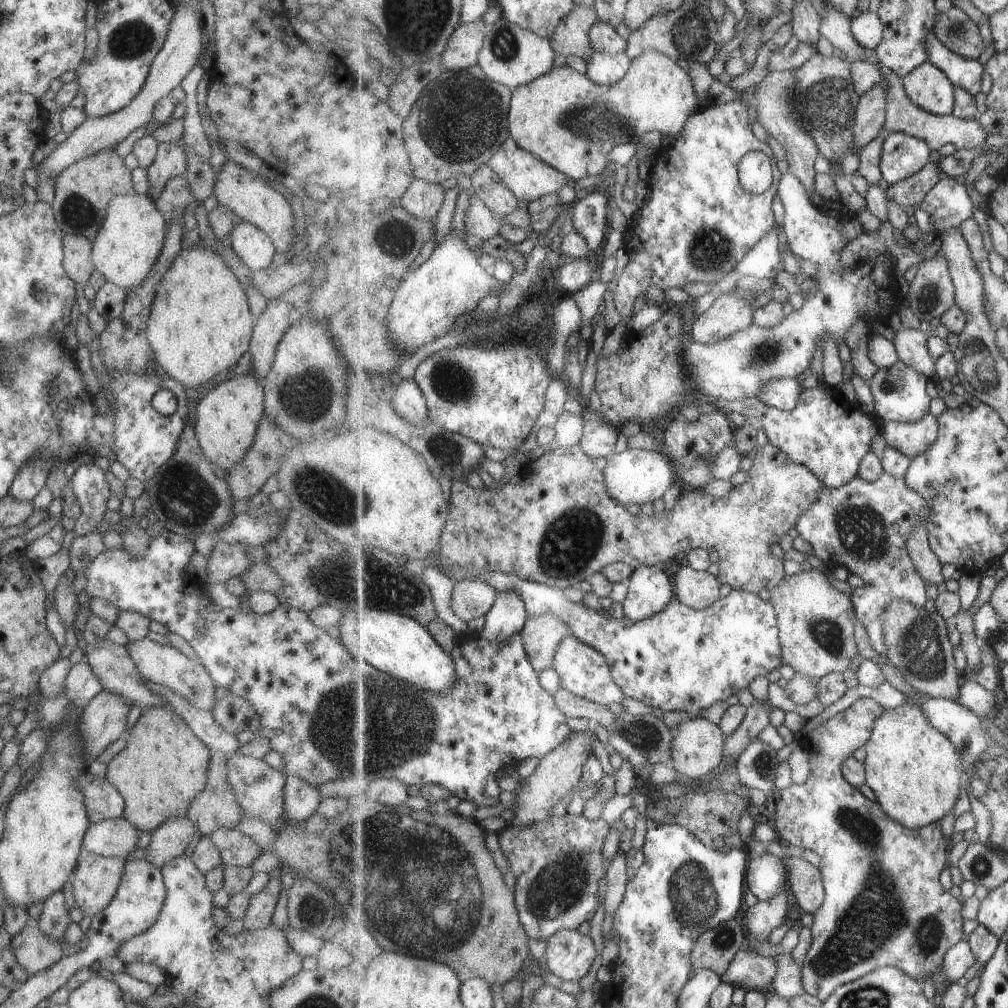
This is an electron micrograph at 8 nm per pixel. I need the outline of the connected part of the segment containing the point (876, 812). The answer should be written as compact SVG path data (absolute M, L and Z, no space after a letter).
M862 694L861 697L848 708L831 716L831 718L823 722L819 727L813 729L806 734L806 736L803 736L803 738L801 738L803 746L810 755L810 774L803 785L792 785L786 791L777 792L777 799L775 801L775 825L777 831L780 833L780 838L786 840L789 845L813 851L817 855L820 855L821 858L820 869L824 876L827 898L825 898L823 906L813 915L813 924L810 928L811 942L804 956L802 977L804 992L820 998L823 1002L825 1002L825 1000L831 996L833 990L839 988L839 986L861 978L861 976L865 976L865 974L885 966L897 966L897 968L903 970L905 974L909 974L911 978L915 978L915 980L920 983L922 983L923 980L929 980L929 978L931 978L931 980L935 982L937 992L943 995L949 990L949 986L951 986L952 983L951 980L943 974L943 960L947 952L951 950L951 947L955 946L955 944L963 938L963 922L965 922L963 914L961 914L963 904L957 900L957 897L951 896L951 892L941 884L940 879L941 872L948 867L948 852L951 847L950 838L943 834L941 824L936 822L919 830L913 830L907 828L907 826L903 826L901 822L897 822L897 820L891 818L886 810L883 810L879 801L869 800L869 798L859 790L859 787L853 786L843 774L843 762L846 762L847 758L851 757L851 754L853 754L857 748L861 746L864 747L867 742L869 742L871 730L875 728L875 720L877 720L877 716L883 714L884 710L885 709L879 706L873 698Z

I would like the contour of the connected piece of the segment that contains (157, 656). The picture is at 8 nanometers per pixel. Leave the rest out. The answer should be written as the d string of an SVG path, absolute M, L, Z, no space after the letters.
M147 637L139 638L136 641L133 640L133 642L127 642L125 648L137 672L145 680L151 680L151 682L155 682L159 686L165 686L171 692L175 692L181 698L185 698L185 700L199 708L199 710L205 710L211 713L213 704L216 702L215 696L213 696L215 686L207 669L201 663L190 660L178 649L175 649L175 647L172 648L171 645L160 645L149 640Z

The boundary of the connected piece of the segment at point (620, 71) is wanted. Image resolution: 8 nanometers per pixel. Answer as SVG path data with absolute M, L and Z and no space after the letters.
M597 53L582 67L595 85L613 87L623 81L630 70L632 59L625 53L609 55Z

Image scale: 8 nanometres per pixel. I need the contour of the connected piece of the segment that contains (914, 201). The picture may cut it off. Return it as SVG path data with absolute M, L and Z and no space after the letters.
M928 163L910 178L891 185L886 194L907 211L923 203L927 194L942 180L943 172L938 164Z

